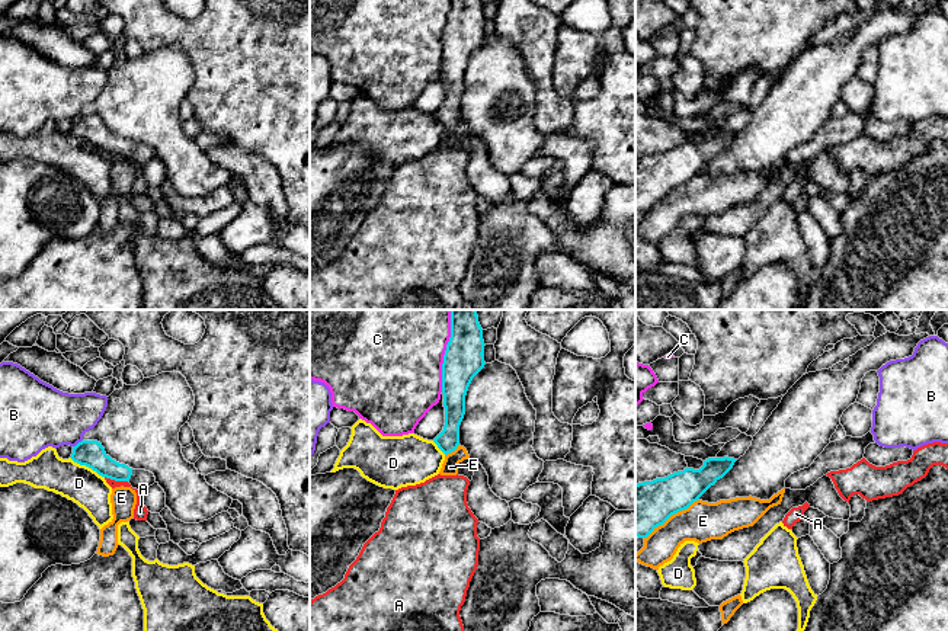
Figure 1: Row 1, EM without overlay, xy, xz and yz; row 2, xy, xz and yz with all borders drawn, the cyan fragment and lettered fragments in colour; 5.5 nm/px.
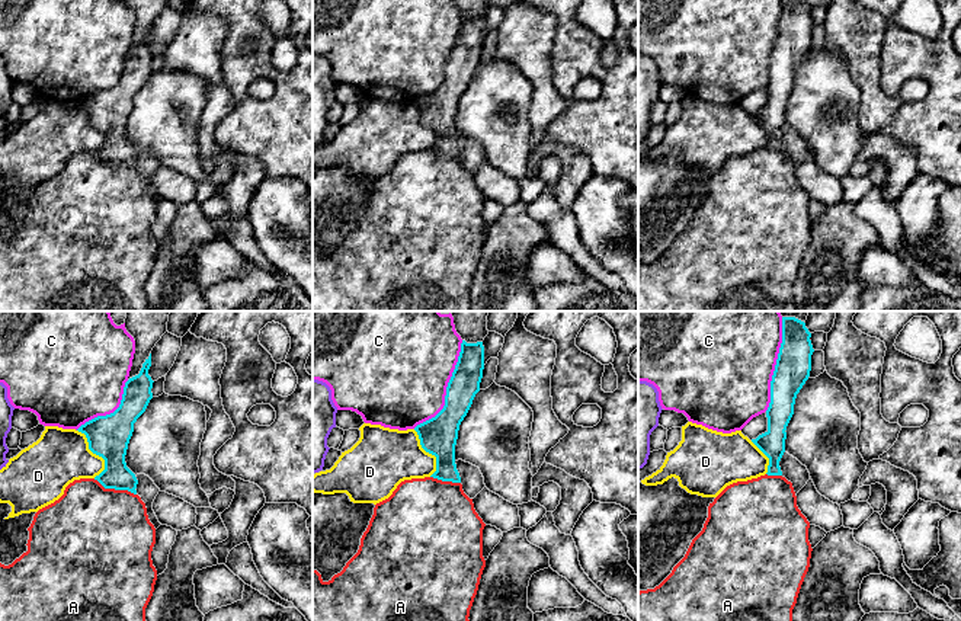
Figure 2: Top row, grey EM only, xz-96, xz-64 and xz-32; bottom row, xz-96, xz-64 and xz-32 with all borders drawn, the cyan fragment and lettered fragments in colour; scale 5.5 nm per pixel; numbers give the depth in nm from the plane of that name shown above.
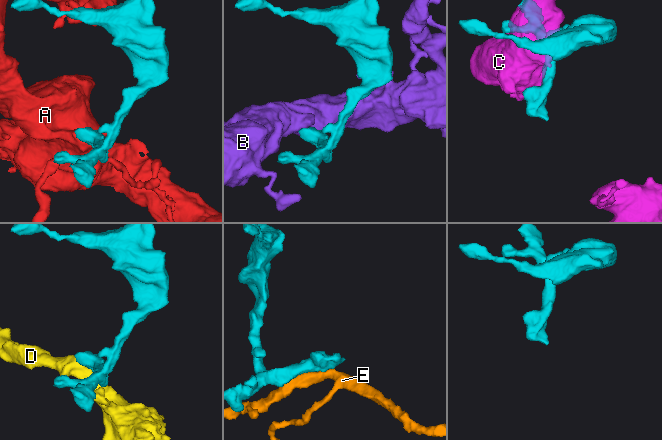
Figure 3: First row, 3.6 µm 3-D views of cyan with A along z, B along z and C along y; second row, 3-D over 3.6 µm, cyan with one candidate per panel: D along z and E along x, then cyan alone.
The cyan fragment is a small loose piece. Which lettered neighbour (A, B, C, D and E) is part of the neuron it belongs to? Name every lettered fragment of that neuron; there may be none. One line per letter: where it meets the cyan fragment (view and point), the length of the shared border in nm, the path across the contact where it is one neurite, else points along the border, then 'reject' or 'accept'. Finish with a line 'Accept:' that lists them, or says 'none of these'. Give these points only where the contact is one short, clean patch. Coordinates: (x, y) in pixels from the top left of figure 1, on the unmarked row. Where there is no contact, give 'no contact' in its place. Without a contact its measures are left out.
A: meets cyan in xy at (117, 154); contact 130 nm long; reject
B: meets cyan in xy at (79, 117); contact 70 nm long; border along xy (82, 114), (73, 121); reject
C: meets cyan in xz at (444, 34); contact 380 nm long; reject
D: meets cyan in xy at (87, 140); contact 220 nm long; border along xy (70, 131), (103, 151); reject
E: meets cyan in yz at (671, 189); contact 380 nm long; reject
Accept: none of these

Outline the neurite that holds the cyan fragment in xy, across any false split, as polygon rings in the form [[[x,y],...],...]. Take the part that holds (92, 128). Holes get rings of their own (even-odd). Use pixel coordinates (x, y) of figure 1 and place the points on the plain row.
[[[97,115],[79,116],[73,121],[73,128],[70,132],[80,140],[92,142],[102,151],[115,156],[128,156],[132,163],[137,163],[141,167],[156,157],[153,147],[145,144],[132,144],[128,140],[112,134]]]

